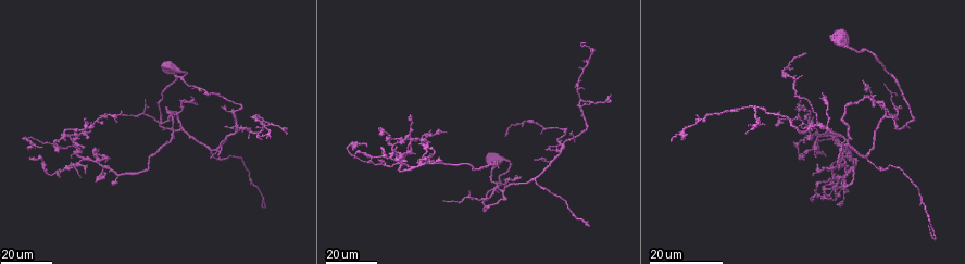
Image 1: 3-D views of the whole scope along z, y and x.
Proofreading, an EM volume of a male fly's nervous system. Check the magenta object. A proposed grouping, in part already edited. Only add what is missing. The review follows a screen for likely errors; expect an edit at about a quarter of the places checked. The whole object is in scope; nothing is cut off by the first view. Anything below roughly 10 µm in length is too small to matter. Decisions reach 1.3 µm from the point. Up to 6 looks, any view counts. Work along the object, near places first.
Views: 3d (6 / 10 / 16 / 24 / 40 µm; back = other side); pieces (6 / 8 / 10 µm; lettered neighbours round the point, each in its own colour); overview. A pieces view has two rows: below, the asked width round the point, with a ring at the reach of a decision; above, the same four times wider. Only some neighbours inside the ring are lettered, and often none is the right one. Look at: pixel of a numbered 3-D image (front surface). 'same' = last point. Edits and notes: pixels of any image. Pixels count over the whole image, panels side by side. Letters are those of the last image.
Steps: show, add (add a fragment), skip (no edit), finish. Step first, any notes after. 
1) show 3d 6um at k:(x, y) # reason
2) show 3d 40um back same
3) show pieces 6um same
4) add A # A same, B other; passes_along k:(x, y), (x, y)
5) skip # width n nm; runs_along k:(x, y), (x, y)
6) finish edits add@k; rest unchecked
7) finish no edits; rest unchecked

show 3d 24um at 1:(87, 174) # thin end

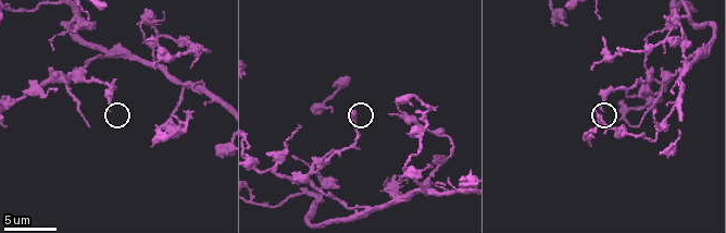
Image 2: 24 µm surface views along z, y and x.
show 3d 10um at 2:(107, 110)

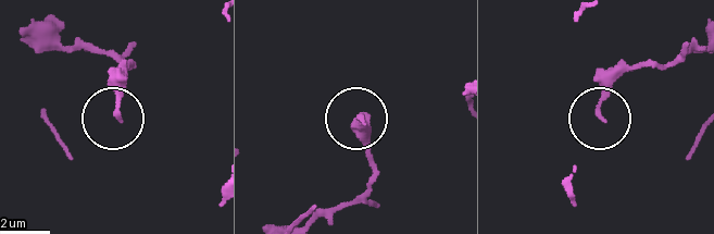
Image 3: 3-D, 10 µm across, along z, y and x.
show pieces 6um at 3:(597, 116)

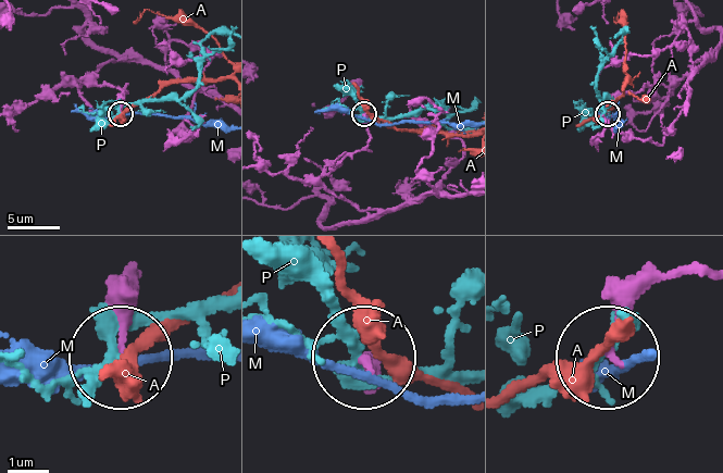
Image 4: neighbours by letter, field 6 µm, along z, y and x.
skip # A other, M other, P other; runs_along 4:(702, 274), (640, 295), (609, 353); none of them fits

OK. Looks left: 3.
show pieces 10um at 2:(53, 49) # tapers out

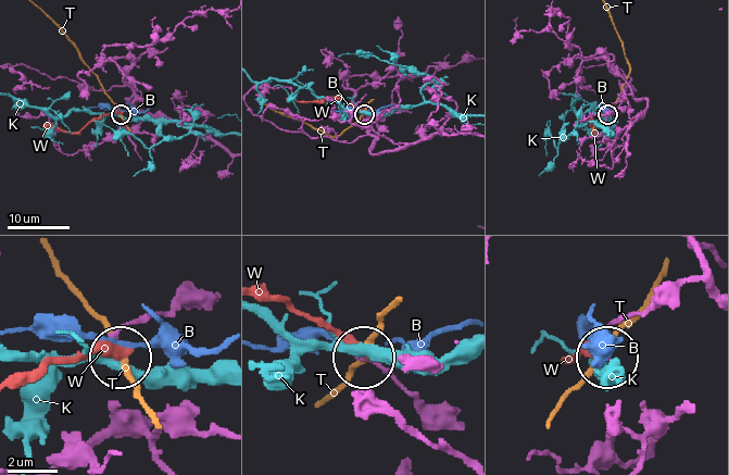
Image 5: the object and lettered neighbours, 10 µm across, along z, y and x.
skip # B other, K other, T other, W other; runs_along 5:(419, 409), (364, 359); no lettered fragment goes on from it

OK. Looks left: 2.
show 3d 16um at 1:(416, 153) # branch stops here

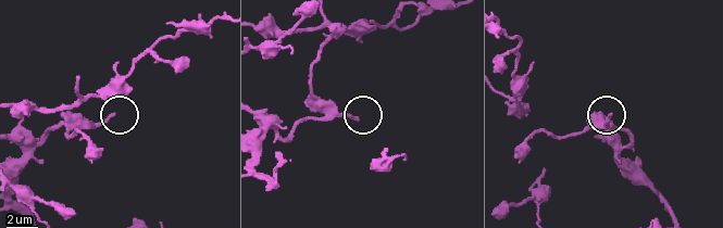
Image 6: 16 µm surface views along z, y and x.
show pieces 10um at 6:(609, 113)

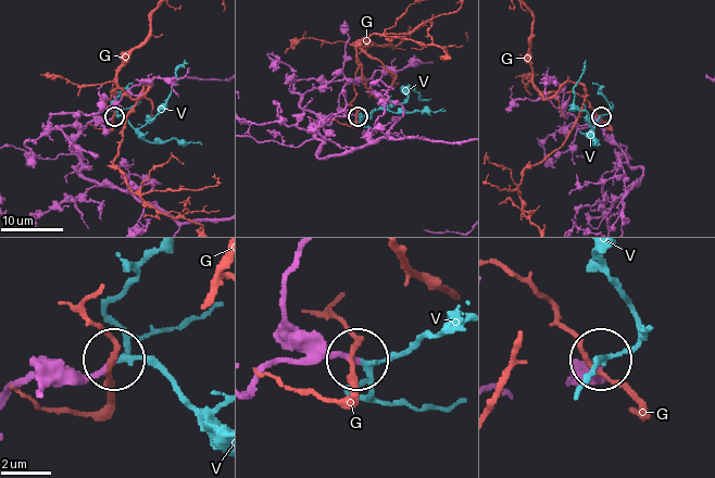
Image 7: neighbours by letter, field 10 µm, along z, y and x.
add V # G other, V same; it goes on there

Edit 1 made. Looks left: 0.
finish edits add@7; rest unchecked

